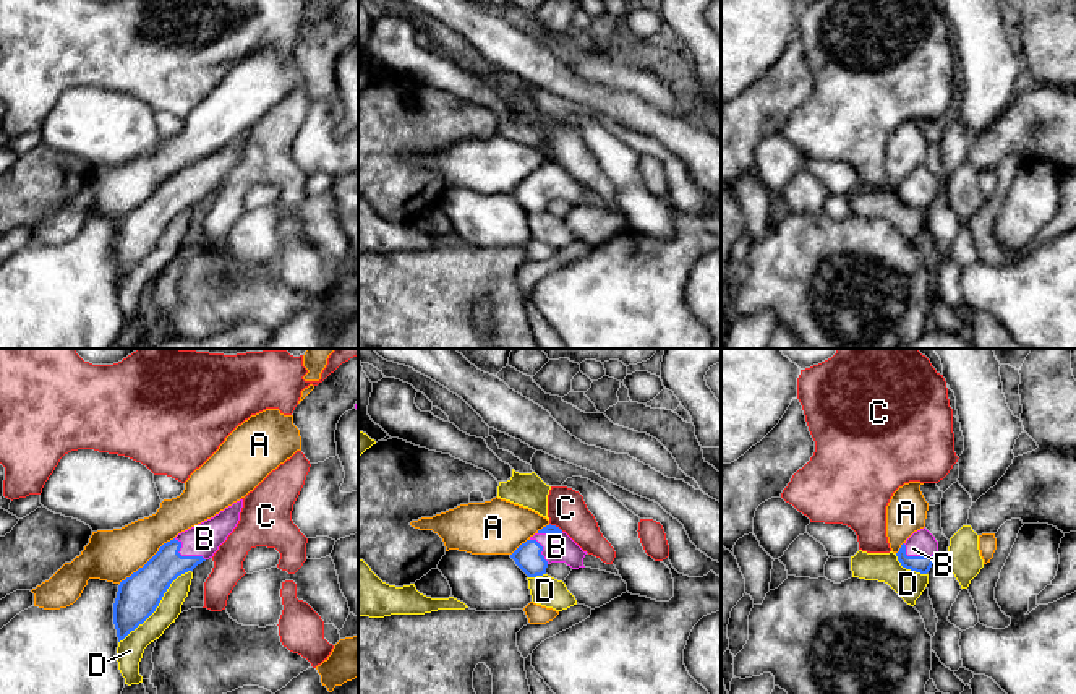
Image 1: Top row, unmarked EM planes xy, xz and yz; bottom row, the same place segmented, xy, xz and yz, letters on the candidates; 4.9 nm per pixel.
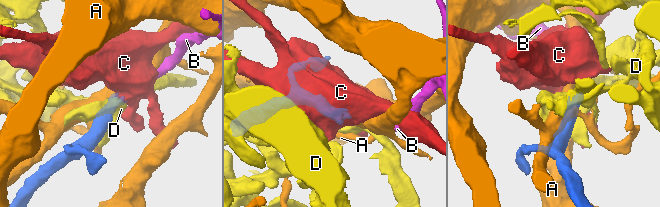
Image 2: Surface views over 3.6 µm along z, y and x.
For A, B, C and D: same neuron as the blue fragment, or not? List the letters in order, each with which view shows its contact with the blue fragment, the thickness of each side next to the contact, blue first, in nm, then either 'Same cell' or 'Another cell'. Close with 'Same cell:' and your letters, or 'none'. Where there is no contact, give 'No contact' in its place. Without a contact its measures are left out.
A: Touches blue in xy. Thickness 220 nm (blue) against 260 nm. Another cell
B: Touches blue in xy. Thickness 190 nm (blue) against 160 nm. Same cell
C: Touches blue in xz. Thickness 50 nm (blue) against 190 nm. Another cell
D: Touches blue in xy. Thickness 220 nm (blue) against 120 nm. Another cell
Same cell: B

